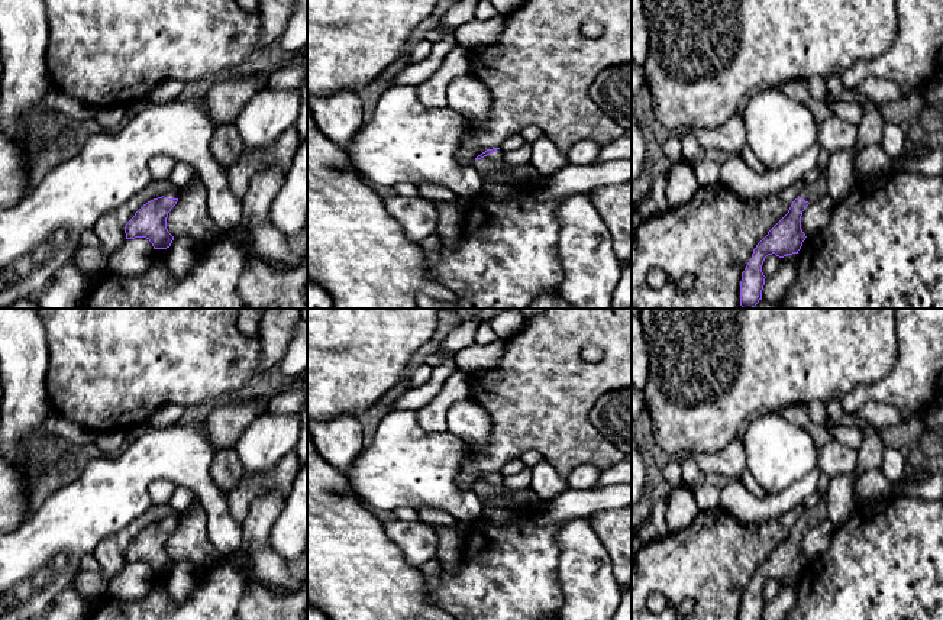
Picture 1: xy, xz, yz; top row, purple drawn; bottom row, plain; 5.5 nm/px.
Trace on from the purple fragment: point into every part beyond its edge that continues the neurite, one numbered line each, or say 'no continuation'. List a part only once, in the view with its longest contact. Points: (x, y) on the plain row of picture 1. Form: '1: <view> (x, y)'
1: xz (493, 488)

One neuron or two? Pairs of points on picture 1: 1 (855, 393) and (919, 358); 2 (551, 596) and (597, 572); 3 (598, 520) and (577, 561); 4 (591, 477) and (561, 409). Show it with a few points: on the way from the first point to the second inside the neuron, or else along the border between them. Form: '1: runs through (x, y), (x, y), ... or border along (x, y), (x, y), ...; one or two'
1: runs through (871, 393), (887, 390), (903, 374); one
2: border along (558, 556), (562, 604); two
3: border along (585, 519), (610, 559); two
4: border along (601, 470), (590, 464), (578, 464), (567, 480); two

